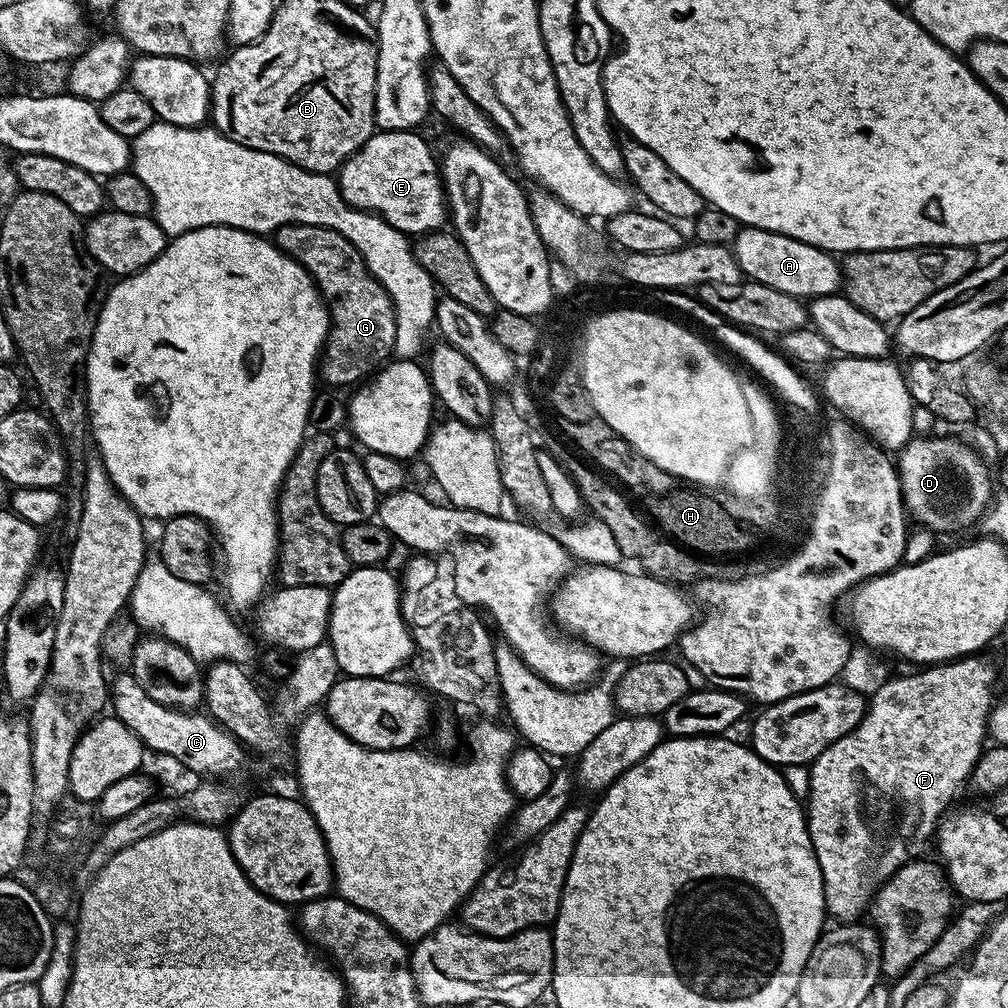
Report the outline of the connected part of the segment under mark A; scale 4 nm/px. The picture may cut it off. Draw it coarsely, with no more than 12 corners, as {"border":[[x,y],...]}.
{"border":[[744,226],[730,249],[747,279],[782,294],[841,291],[837,257]]}

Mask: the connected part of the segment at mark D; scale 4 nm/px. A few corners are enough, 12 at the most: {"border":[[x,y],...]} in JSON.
{"border":[[955,435],[898,452],[904,507],[921,529],[960,532],[994,476]]}

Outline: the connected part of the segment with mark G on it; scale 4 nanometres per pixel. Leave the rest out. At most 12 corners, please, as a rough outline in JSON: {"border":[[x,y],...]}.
{"border":[[283,224],[330,327],[325,385],[367,381],[393,355],[396,311],[338,230]]}

